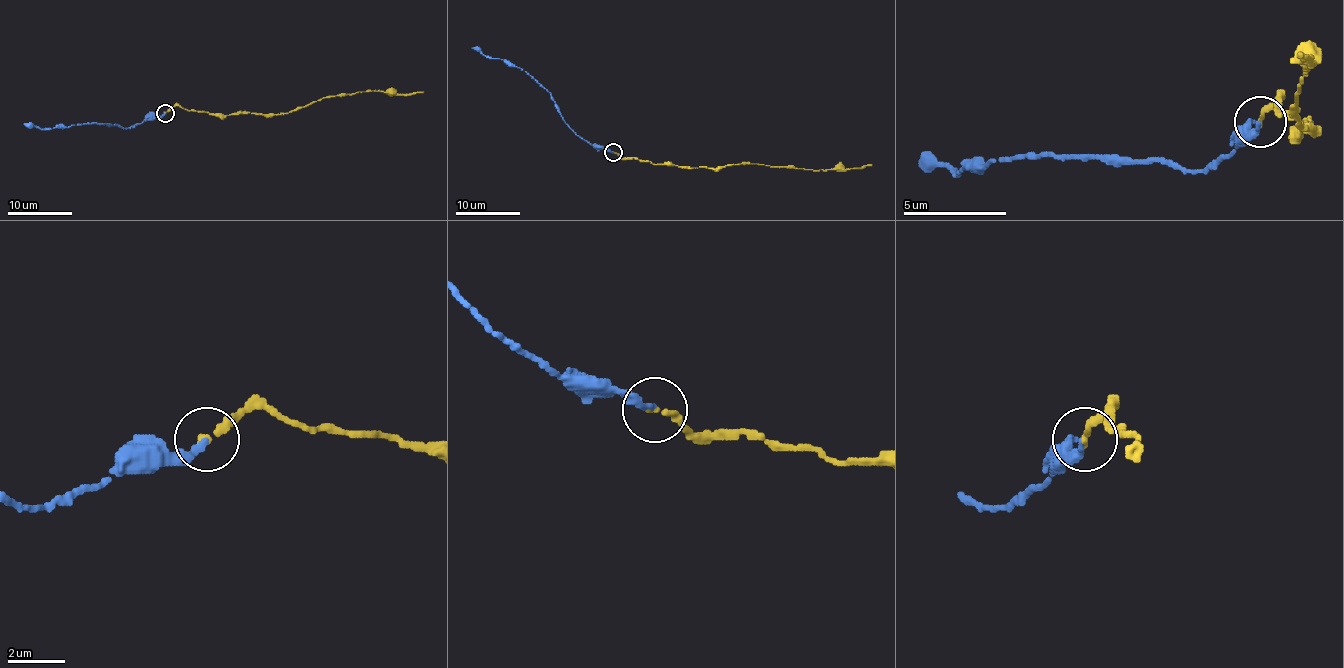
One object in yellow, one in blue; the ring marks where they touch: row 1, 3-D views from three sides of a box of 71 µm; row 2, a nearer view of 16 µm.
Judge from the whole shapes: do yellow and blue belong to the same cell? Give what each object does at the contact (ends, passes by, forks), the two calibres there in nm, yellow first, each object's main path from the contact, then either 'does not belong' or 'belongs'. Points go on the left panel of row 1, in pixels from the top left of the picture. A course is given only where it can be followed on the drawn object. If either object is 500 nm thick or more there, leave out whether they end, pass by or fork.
yellow ends there; blue ends there; 240 nm thick on the yellow side, 280 nm on the other; yellow runs (165, 113), (176, 105), (194, 111), (223, 115), (273, 115), (366, 90), (424, 92); blue runs (165, 113), (129, 128), (85, 123), (42, 129), (24, 123); belongs

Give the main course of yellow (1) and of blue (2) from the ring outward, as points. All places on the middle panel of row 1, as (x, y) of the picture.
1: (613, 153), (671, 166), (721, 169), (736, 164), (762, 164), (846, 170), (872, 164)
2: (613, 153), (605, 148), (595, 148), (577, 135), (564, 122), (551, 94), (533, 78), (472, 47)

